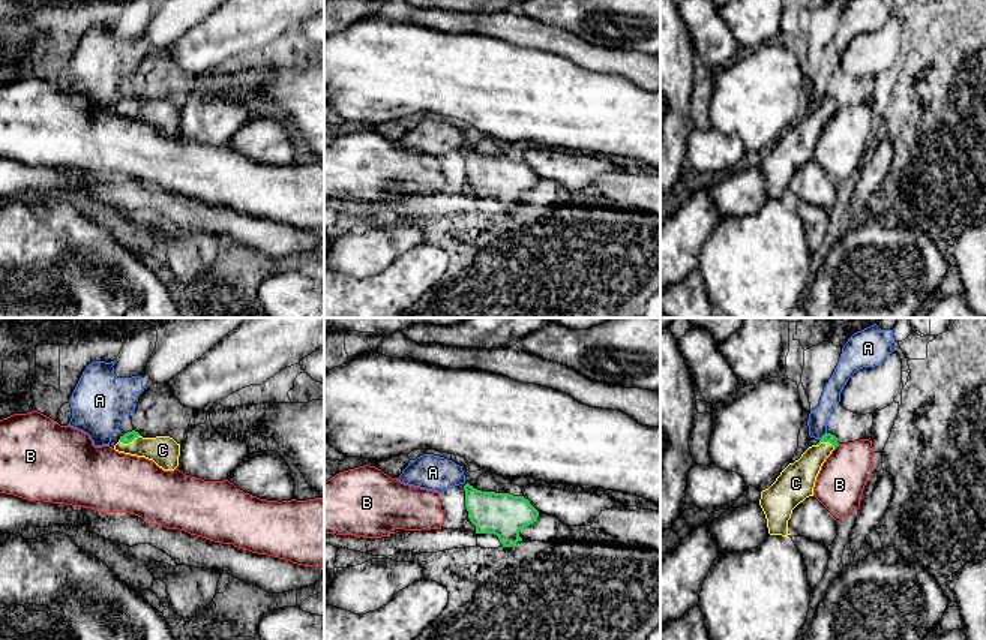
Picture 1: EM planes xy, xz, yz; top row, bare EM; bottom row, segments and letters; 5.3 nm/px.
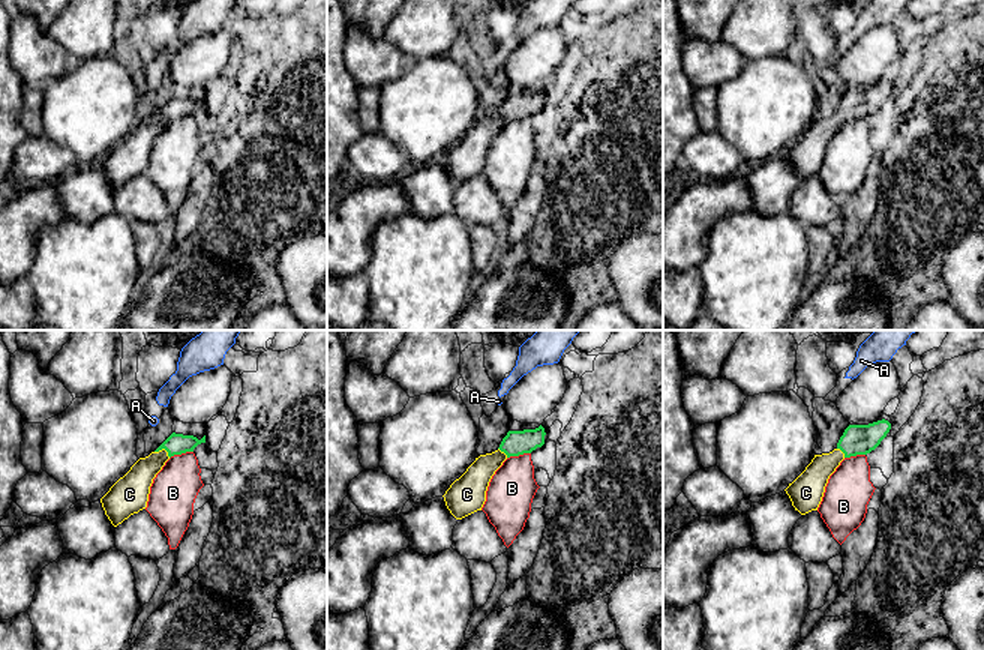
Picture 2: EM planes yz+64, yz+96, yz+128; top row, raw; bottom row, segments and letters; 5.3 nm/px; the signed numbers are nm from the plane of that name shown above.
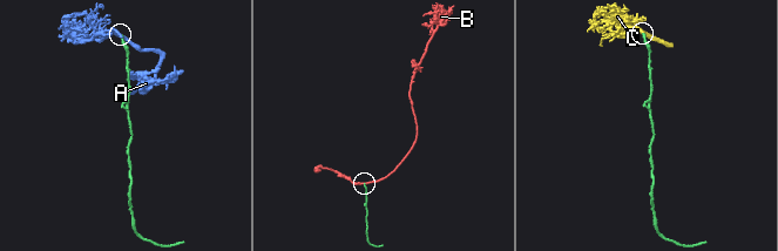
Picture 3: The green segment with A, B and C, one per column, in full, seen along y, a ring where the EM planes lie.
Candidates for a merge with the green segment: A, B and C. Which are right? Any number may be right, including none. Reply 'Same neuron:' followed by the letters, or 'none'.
Same neuron: C

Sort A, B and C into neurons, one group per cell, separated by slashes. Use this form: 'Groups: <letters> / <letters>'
Groups: A / B / C

